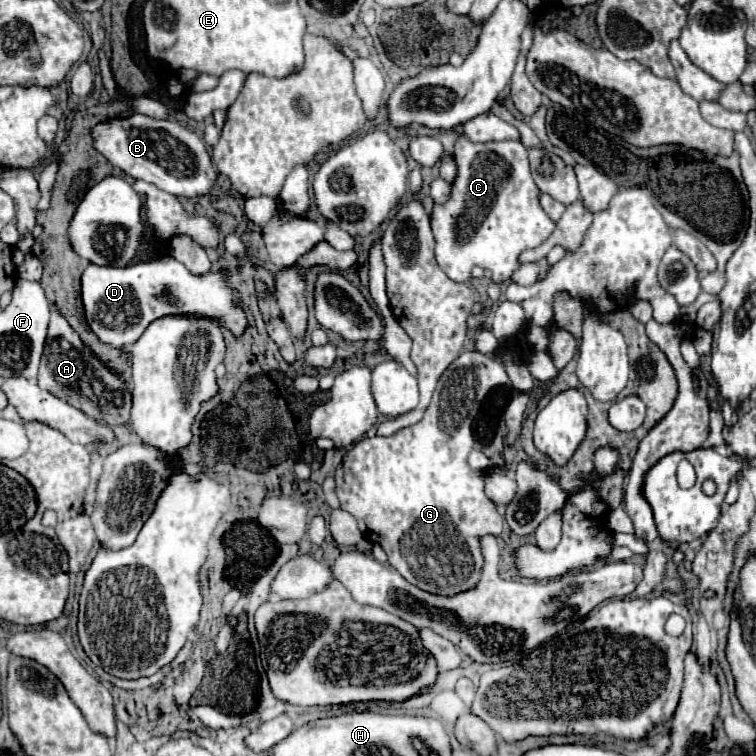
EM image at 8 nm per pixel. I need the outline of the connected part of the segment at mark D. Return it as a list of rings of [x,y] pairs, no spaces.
[[[163,256],[151,262],[137,262],[125,268],[91,264],[83,272],[81,298],[85,302],[85,318],[101,342],[115,348],[135,344],[147,326],[163,316],[193,316],[213,318],[221,328],[241,336],[247,328],[247,312],[229,284],[227,270],[211,270],[193,276],[173,256]]]

